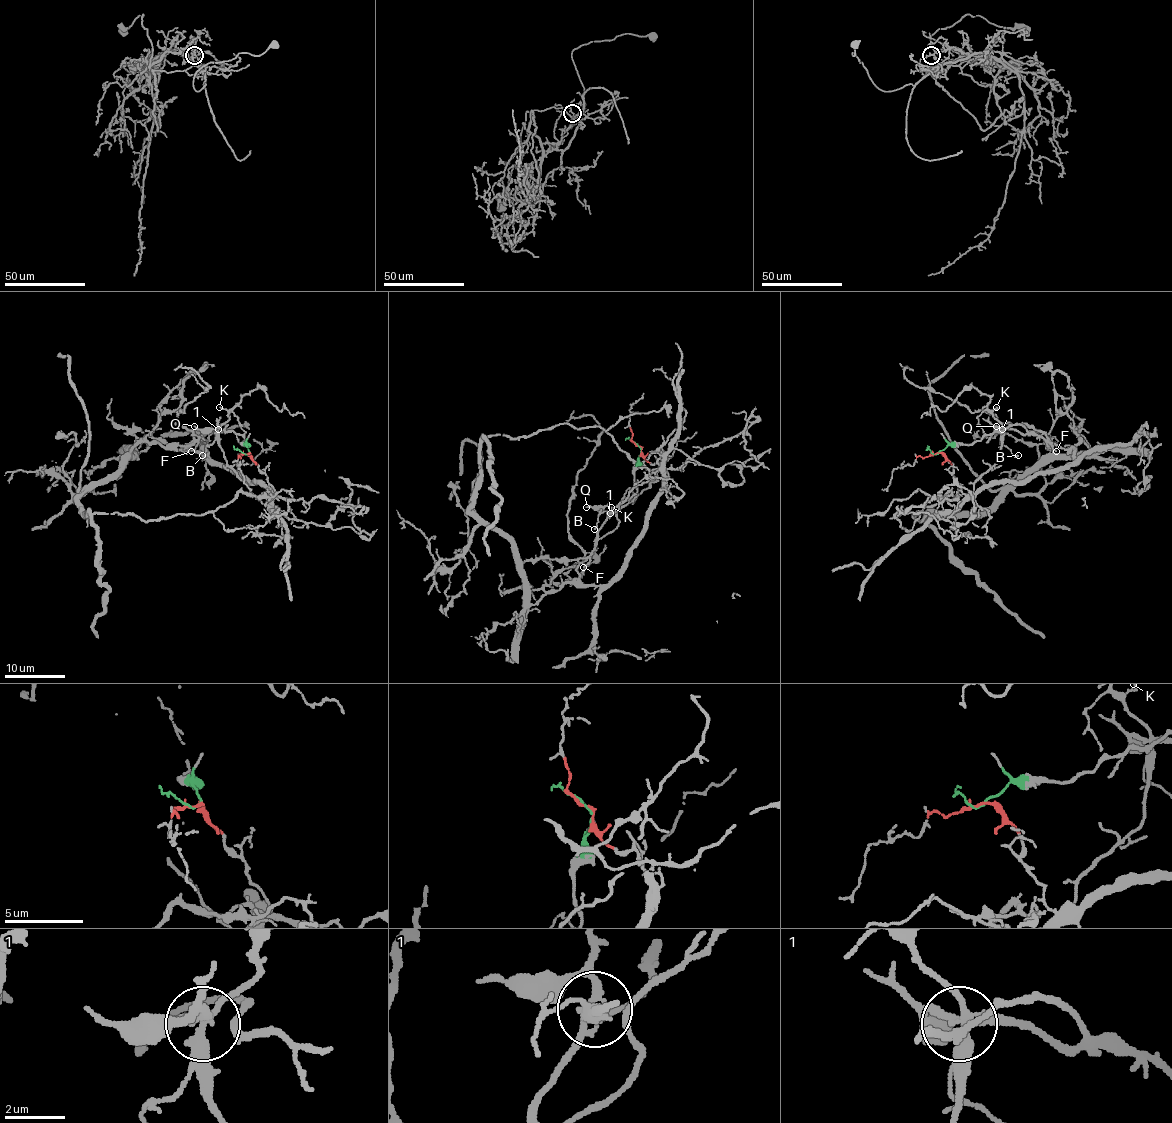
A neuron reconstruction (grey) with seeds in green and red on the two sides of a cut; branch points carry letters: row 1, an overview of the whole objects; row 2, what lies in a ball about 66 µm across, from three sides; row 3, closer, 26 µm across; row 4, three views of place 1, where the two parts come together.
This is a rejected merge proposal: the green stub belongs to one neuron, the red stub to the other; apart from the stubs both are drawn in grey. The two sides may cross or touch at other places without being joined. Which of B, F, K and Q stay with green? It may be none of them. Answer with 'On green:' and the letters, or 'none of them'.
On green: F, Q

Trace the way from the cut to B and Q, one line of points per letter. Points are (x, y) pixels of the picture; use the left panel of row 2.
B: (246, 453), (275, 491), (268, 504), (262, 502), (225, 461), (224, 450), (216, 440), (205, 447), (202, 455)
Q: (246, 453), (245, 438), (225, 431), (225, 425), (205, 434), (218, 428), (193, 426)

